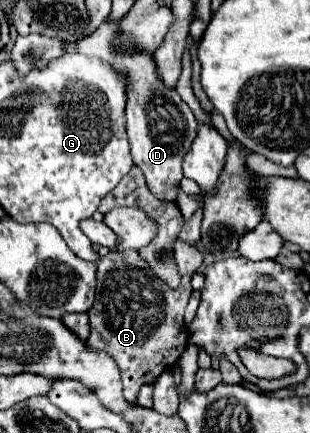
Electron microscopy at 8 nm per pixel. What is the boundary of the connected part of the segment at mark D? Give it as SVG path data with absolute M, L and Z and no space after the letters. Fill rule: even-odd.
M107 17L97 27L91 37L85 37L74 43L67 44L65 53L82 54L87 57L101 57L103 61L111 63L119 73L125 73L125 117L127 117L127 135L131 145L131 157L133 163L143 171L149 189L161 197L163 201L175 203L175 189L183 177L181 161L187 153L193 135L197 131L197 119L187 107L187 103L179 97L175 89L169 89L157 73L157 63L153 57L153 51L143 49L113 49L113 41L117 39L117 29L123 19ZM149 109L149 111L147 111Z

